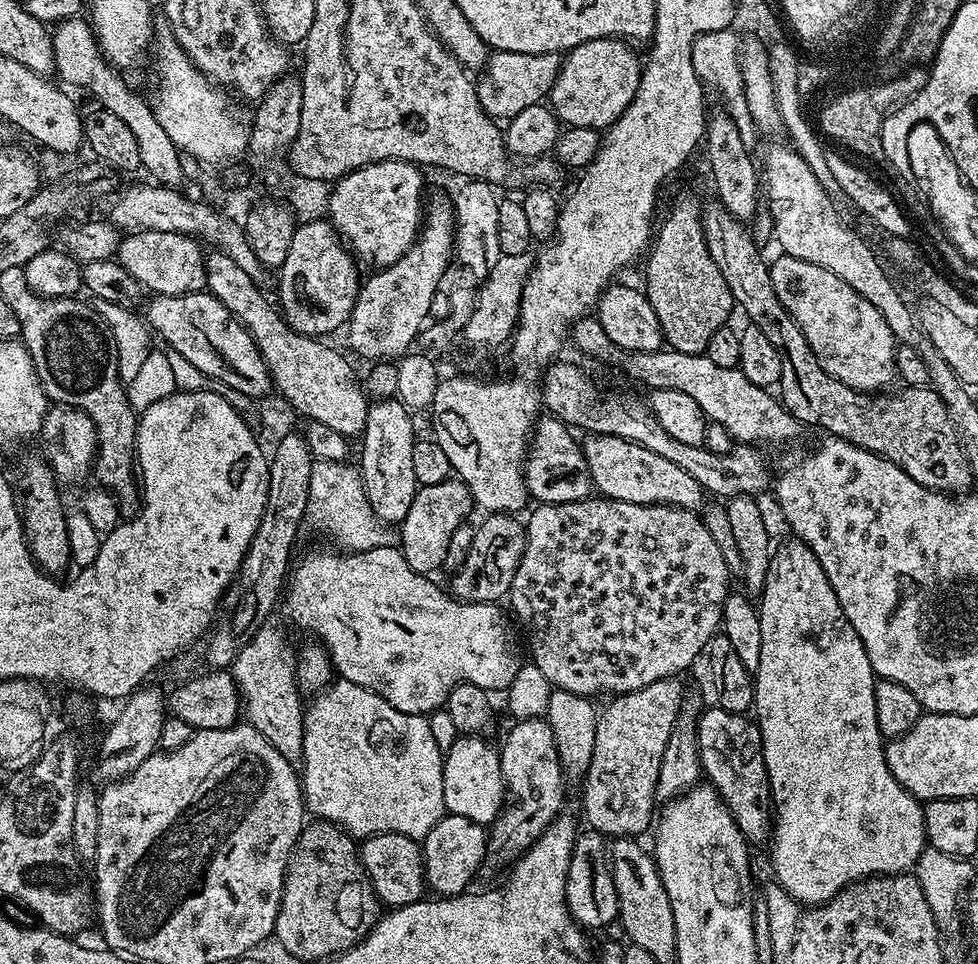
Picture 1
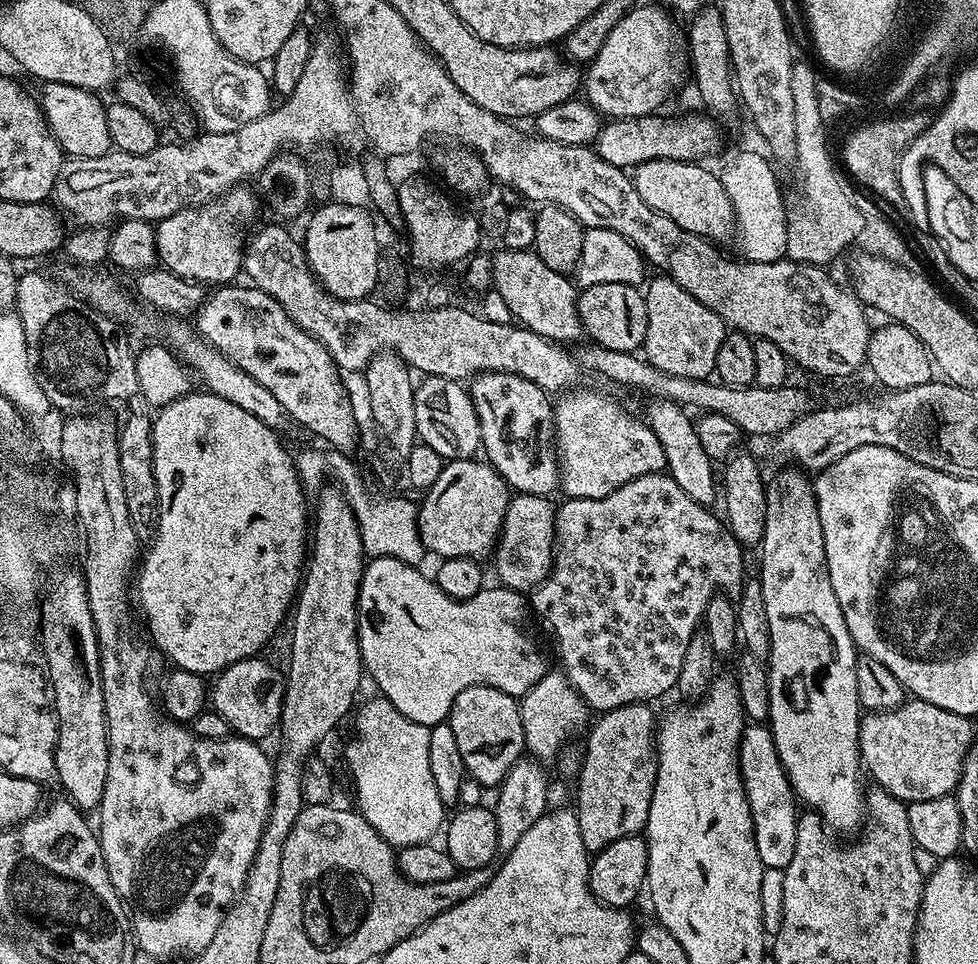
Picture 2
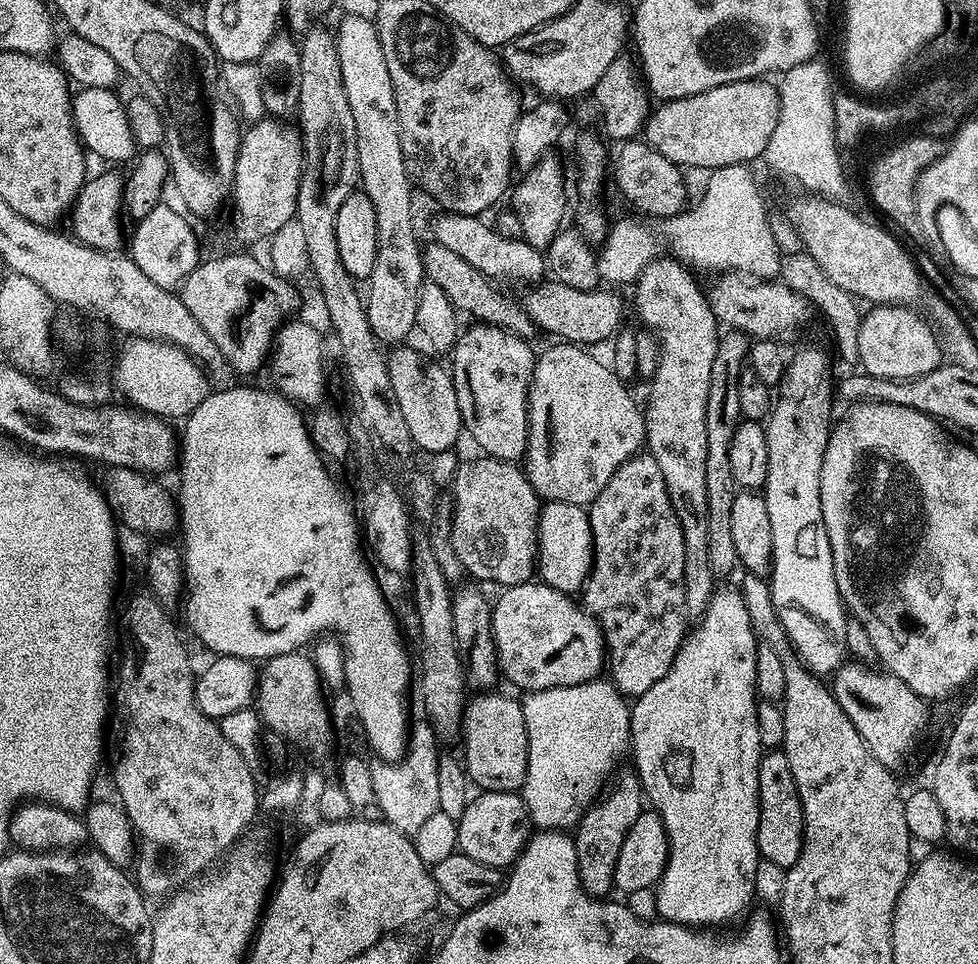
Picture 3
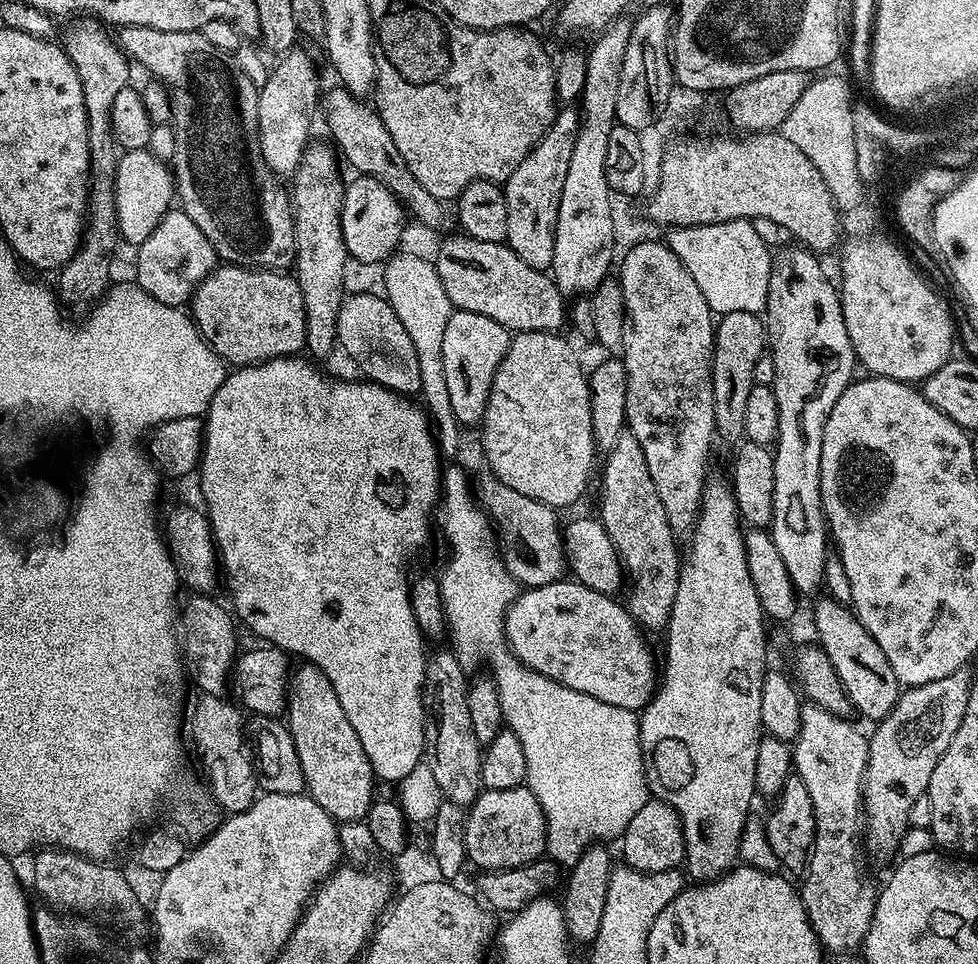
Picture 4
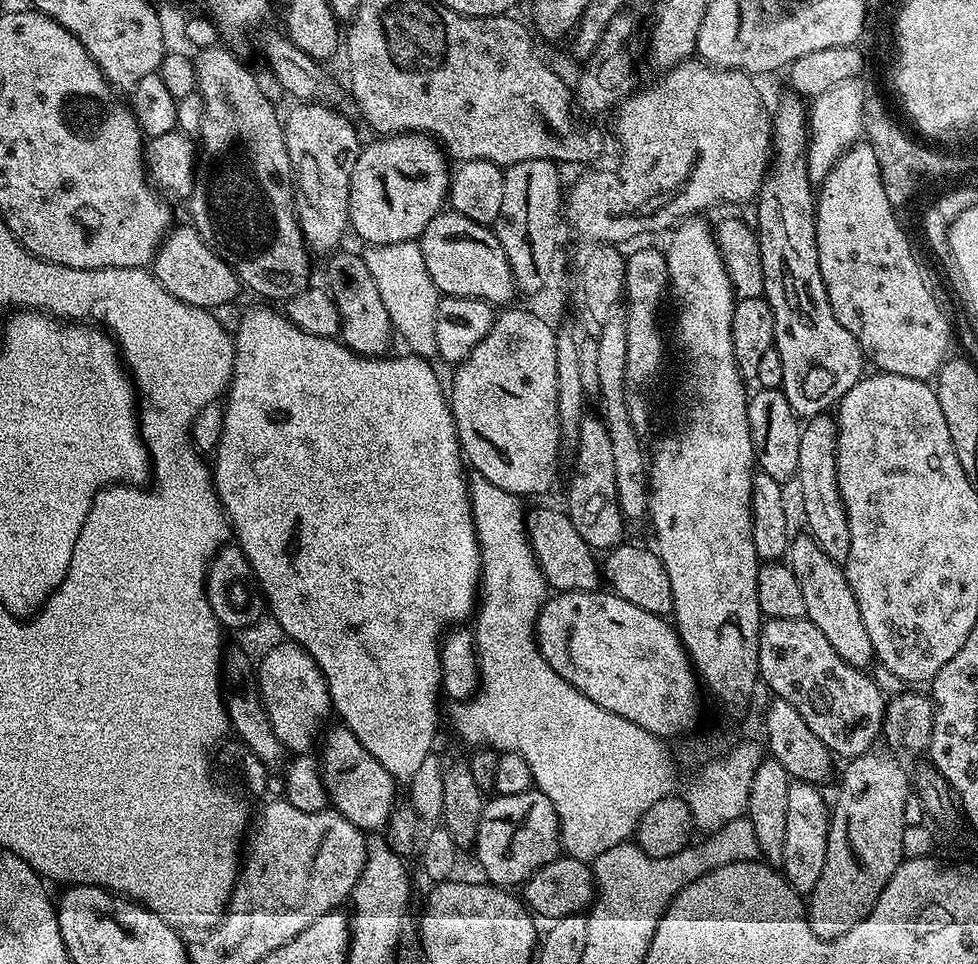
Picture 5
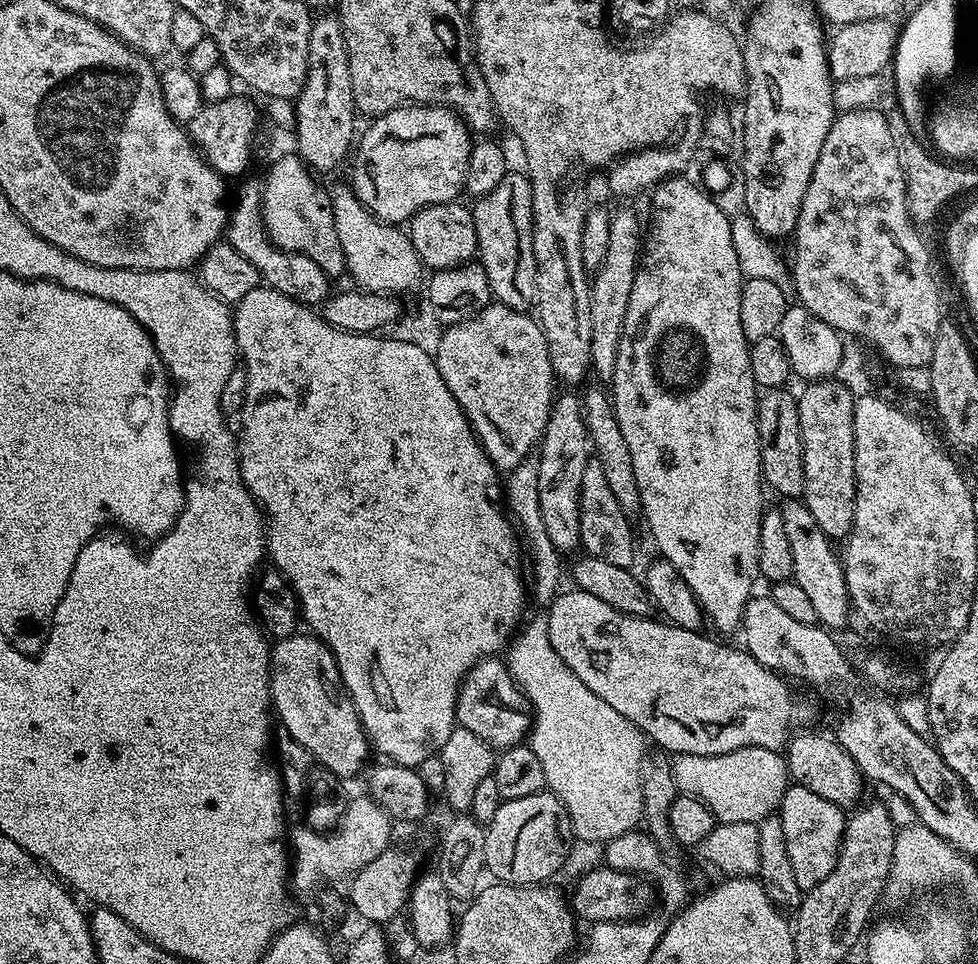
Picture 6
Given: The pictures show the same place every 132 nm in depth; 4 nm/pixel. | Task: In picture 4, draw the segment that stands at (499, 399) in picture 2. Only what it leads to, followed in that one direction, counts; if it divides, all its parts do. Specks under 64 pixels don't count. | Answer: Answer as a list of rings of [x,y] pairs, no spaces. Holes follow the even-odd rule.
[[[453,311],[450,322],[446,322],[446,331],[442,338],[442,370],[446,370],[446,390],[450,390],[450,406],[456,415],[456,423],[461,426],[467,424],[479,425],[484,418],[484,411],[488,405],[488,395],[494,382],[494,374],[502,362],[508,349],[510,333],[494,318],[486,318],[486,314]]]

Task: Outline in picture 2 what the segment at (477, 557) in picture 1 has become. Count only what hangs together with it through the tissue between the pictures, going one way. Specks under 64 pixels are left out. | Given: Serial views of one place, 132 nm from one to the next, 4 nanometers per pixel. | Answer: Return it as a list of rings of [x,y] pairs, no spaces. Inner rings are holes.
[[[525,492],[513,495],[508,501],[499,539],[494,549],[496,576],[501,585],[521,594],[531,593],[552,575],[552,558],[556,550],[557,505],[547,496]]]

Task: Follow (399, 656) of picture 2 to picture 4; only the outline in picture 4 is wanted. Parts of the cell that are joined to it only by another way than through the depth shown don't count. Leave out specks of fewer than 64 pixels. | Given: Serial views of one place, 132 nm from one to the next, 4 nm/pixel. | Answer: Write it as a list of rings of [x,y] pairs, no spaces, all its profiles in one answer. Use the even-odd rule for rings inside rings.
[[[561,578],[541,588],[529,588],[517,595],[504,619],[504,633],[512,653],[535,672],[542,673],[570,690],[590,694],[598,702],[622,706],[639,713],[651,700],[658,687],[658,664],[652,661],[652,652],[644,641],[640,626],[628,613],[627,607],[616,598],[577,584],[575,579]]]

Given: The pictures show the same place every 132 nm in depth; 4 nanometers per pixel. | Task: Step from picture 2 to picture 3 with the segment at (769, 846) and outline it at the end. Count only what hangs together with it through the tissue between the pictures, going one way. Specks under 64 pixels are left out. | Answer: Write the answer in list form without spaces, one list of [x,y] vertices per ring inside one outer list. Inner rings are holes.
[[[768,750],[761,755],[758,766],[758,794],[760,795],[760,817],[758,818],[758,846],[761,857],[774,866],[782,866],[785,870],[794,866],[802,854],[802,842],[804,841],[804,815],[802,814],[802,802],[798,798],[798,786],[794,782],[794,774],[790,774],[790,766],[786,762],[786,754],[783,750]]]

